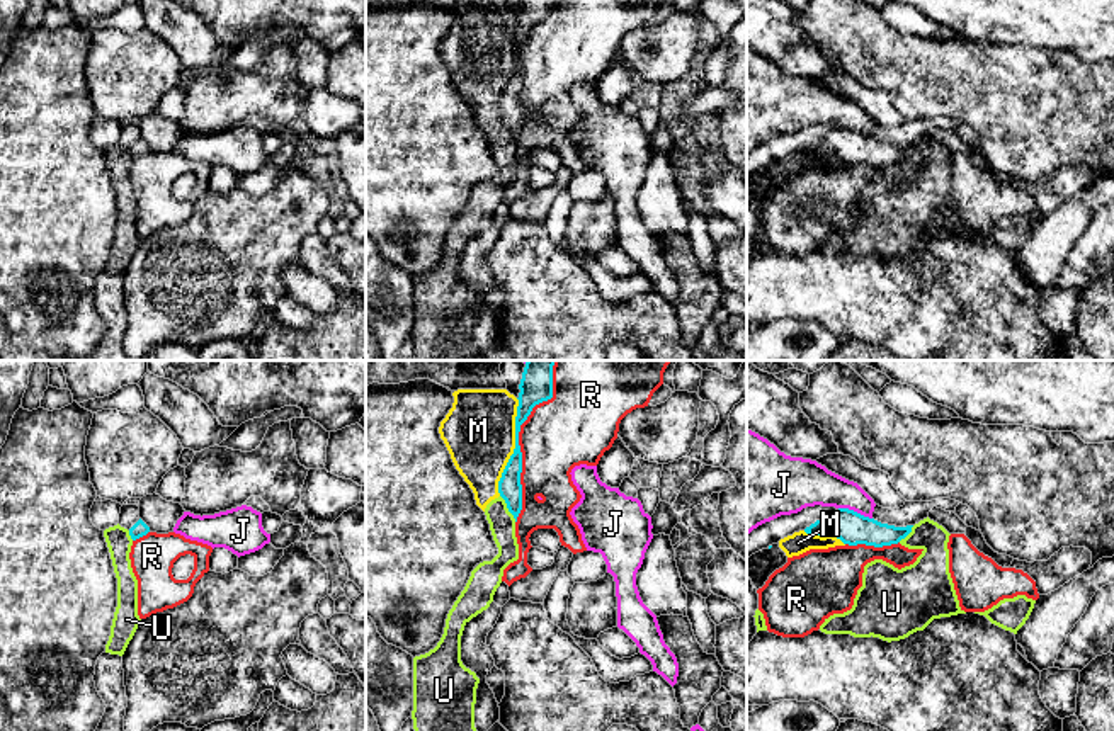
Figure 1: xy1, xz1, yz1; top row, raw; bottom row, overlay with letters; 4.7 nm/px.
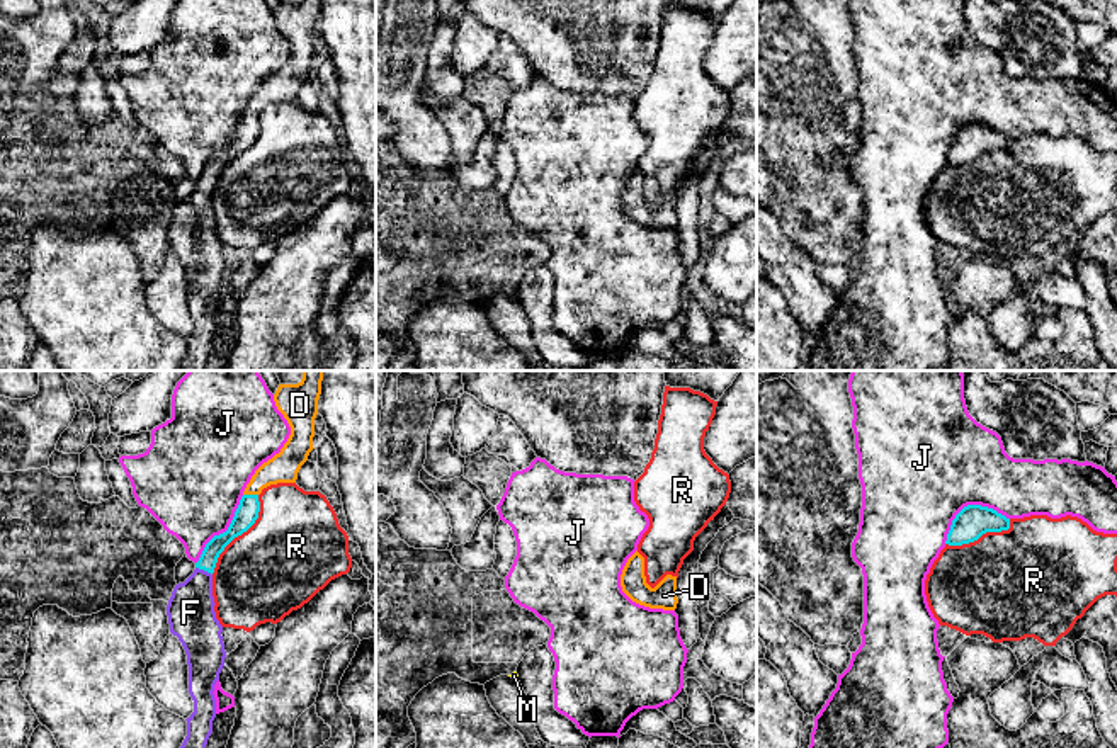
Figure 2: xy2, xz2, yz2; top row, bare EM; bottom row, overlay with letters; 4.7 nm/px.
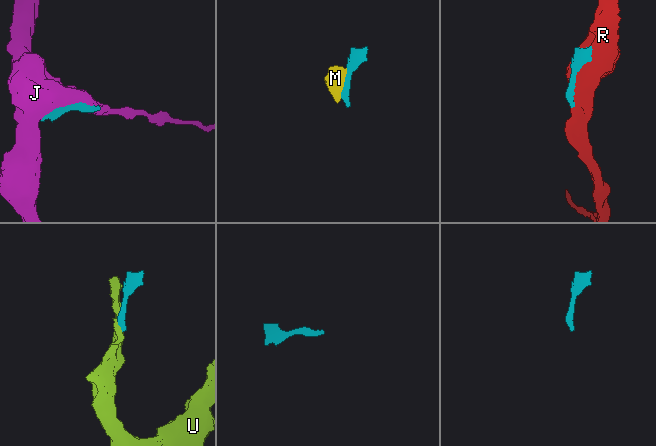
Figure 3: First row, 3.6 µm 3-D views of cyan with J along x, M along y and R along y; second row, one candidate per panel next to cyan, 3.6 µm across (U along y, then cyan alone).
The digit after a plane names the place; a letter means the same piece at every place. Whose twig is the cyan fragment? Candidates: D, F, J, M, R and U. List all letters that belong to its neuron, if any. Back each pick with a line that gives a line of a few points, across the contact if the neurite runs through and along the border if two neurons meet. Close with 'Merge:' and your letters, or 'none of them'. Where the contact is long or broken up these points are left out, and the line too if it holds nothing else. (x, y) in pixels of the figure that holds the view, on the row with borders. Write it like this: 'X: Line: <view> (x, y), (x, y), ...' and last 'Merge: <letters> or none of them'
D: Line: xy2 (247, 512), (250, 495), (269, 473), (283, 468)
F: Line: xy2 (208, 560), (204, 570), (191, 612)
Merge: D, F

